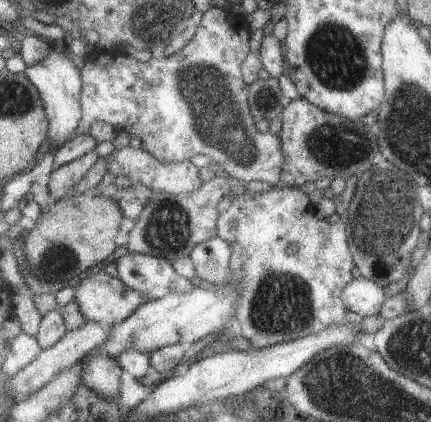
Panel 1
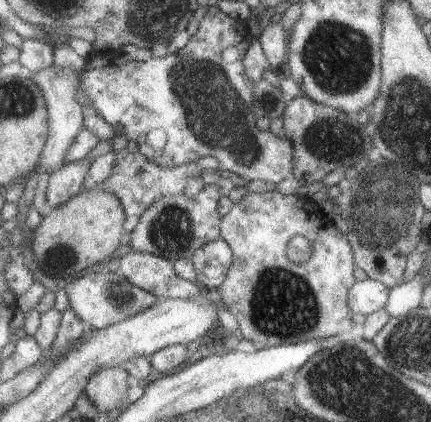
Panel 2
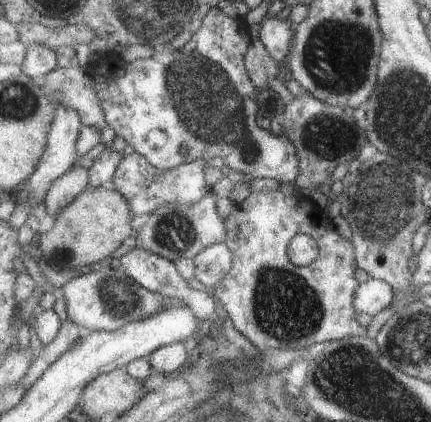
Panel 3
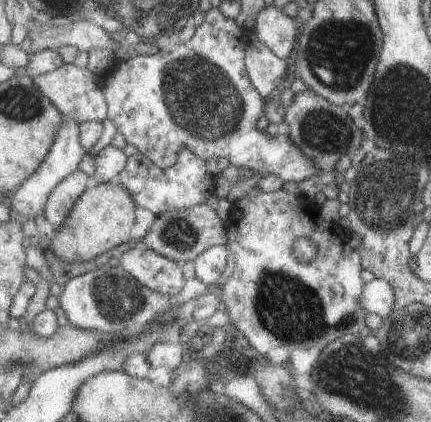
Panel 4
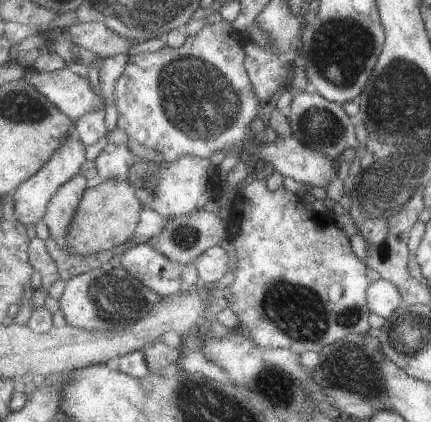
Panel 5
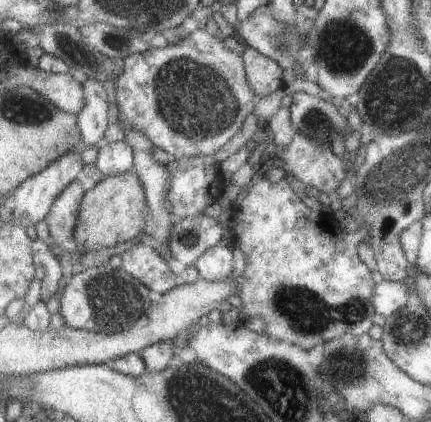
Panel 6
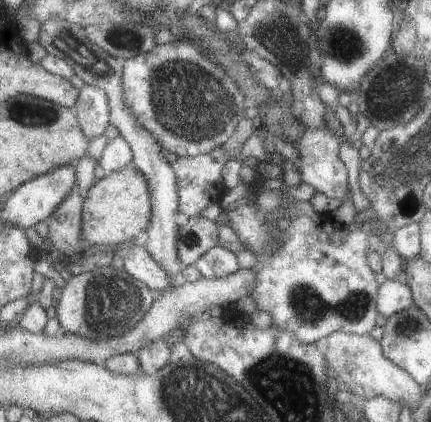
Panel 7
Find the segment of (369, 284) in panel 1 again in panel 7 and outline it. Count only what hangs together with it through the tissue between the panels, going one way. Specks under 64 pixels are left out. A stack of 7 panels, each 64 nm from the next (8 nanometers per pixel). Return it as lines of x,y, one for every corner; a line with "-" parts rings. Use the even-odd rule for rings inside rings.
387,280
385,284
381,284
377,304
379,304
379,314
381,316
391,318
395,314
401,314
401,312
415,306
413,288
409,284
399,282
399,280

